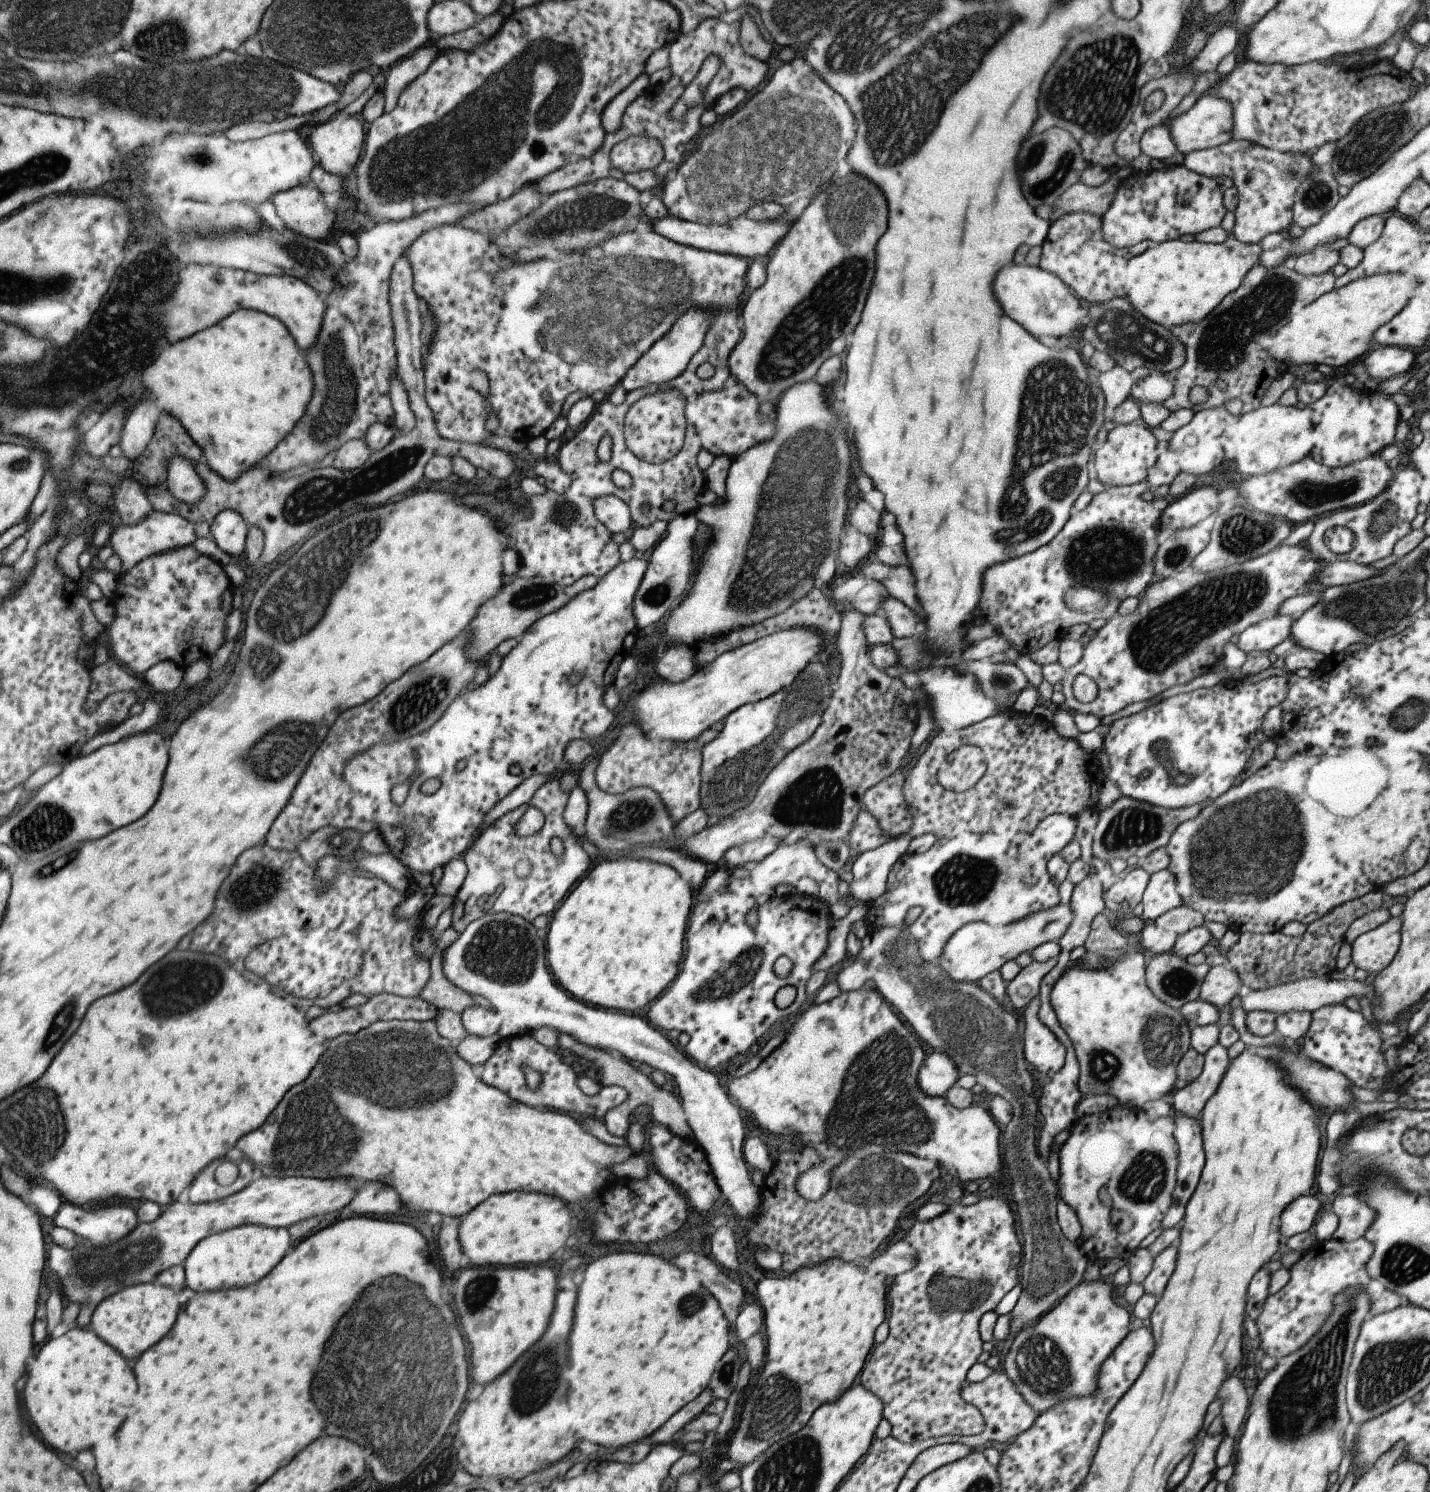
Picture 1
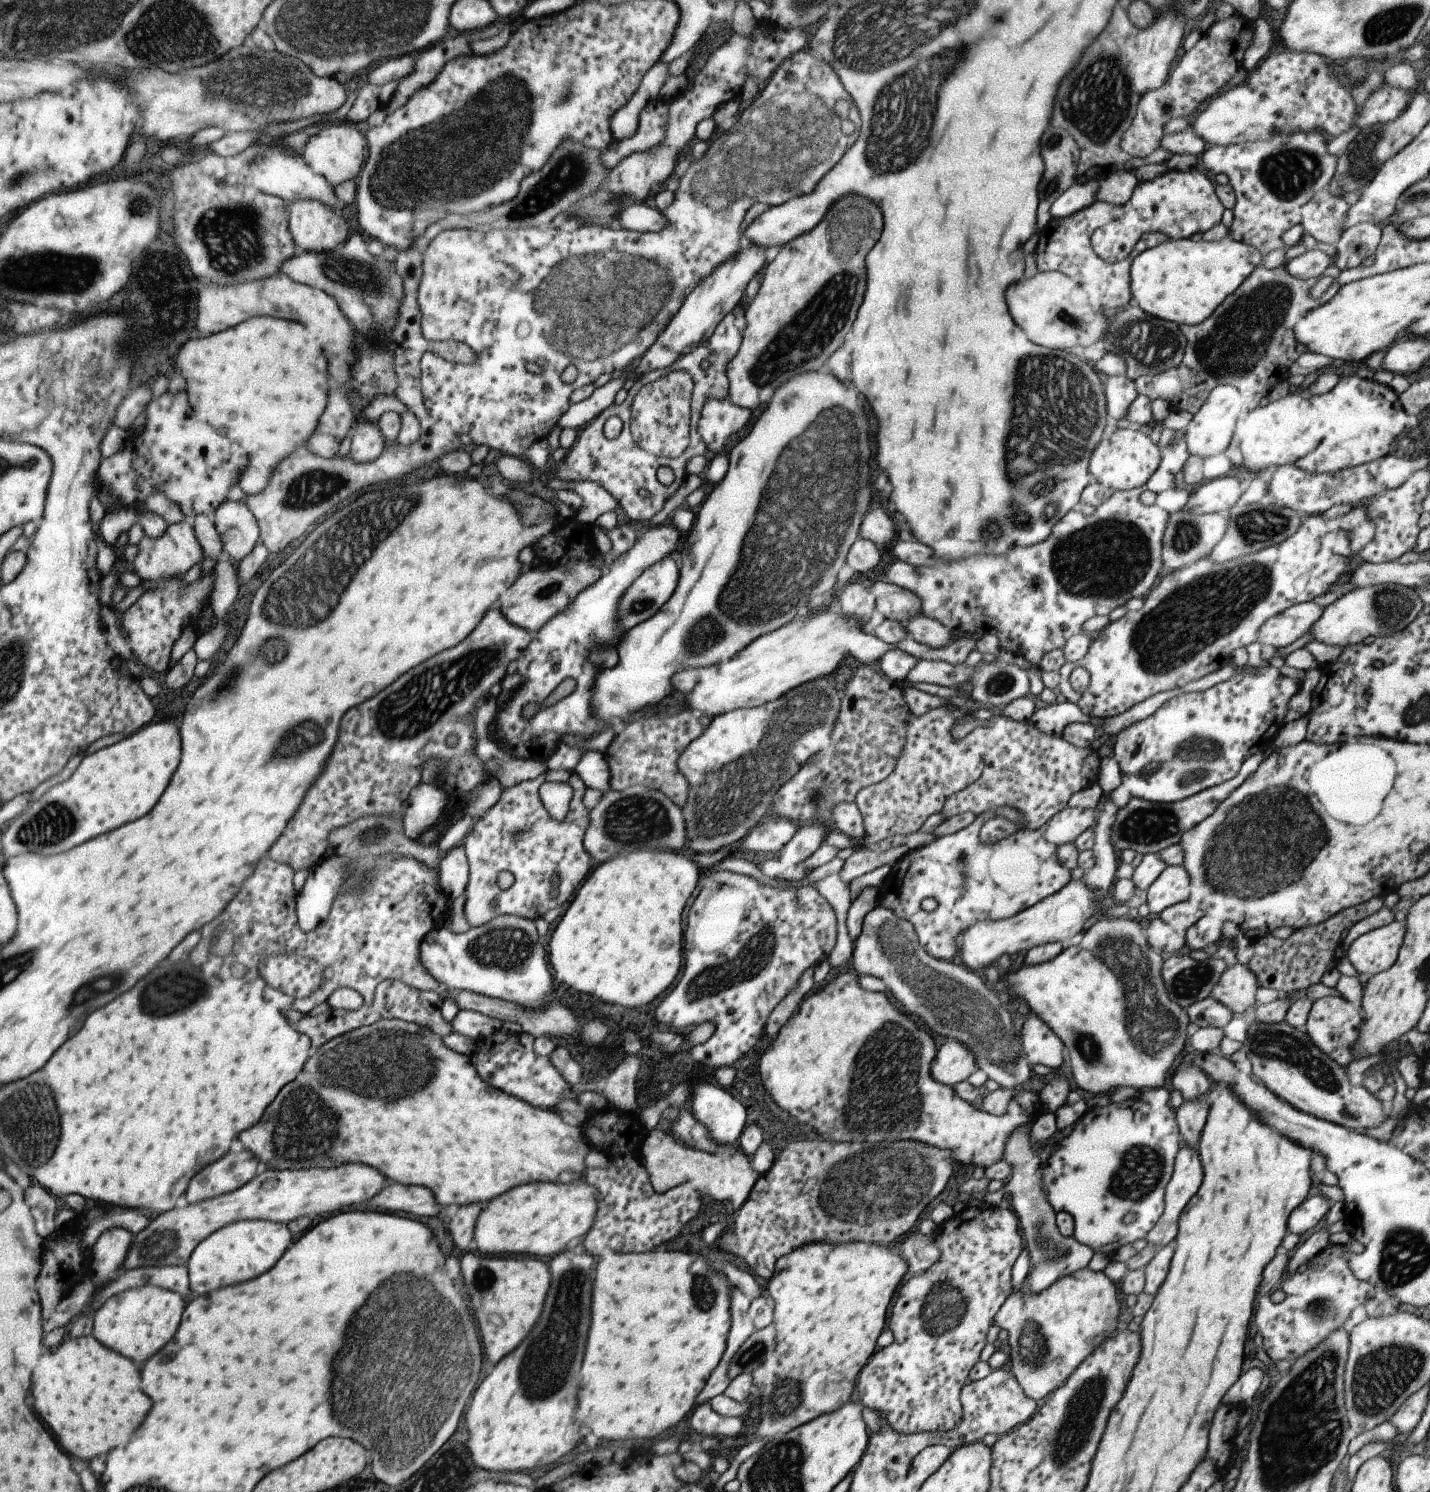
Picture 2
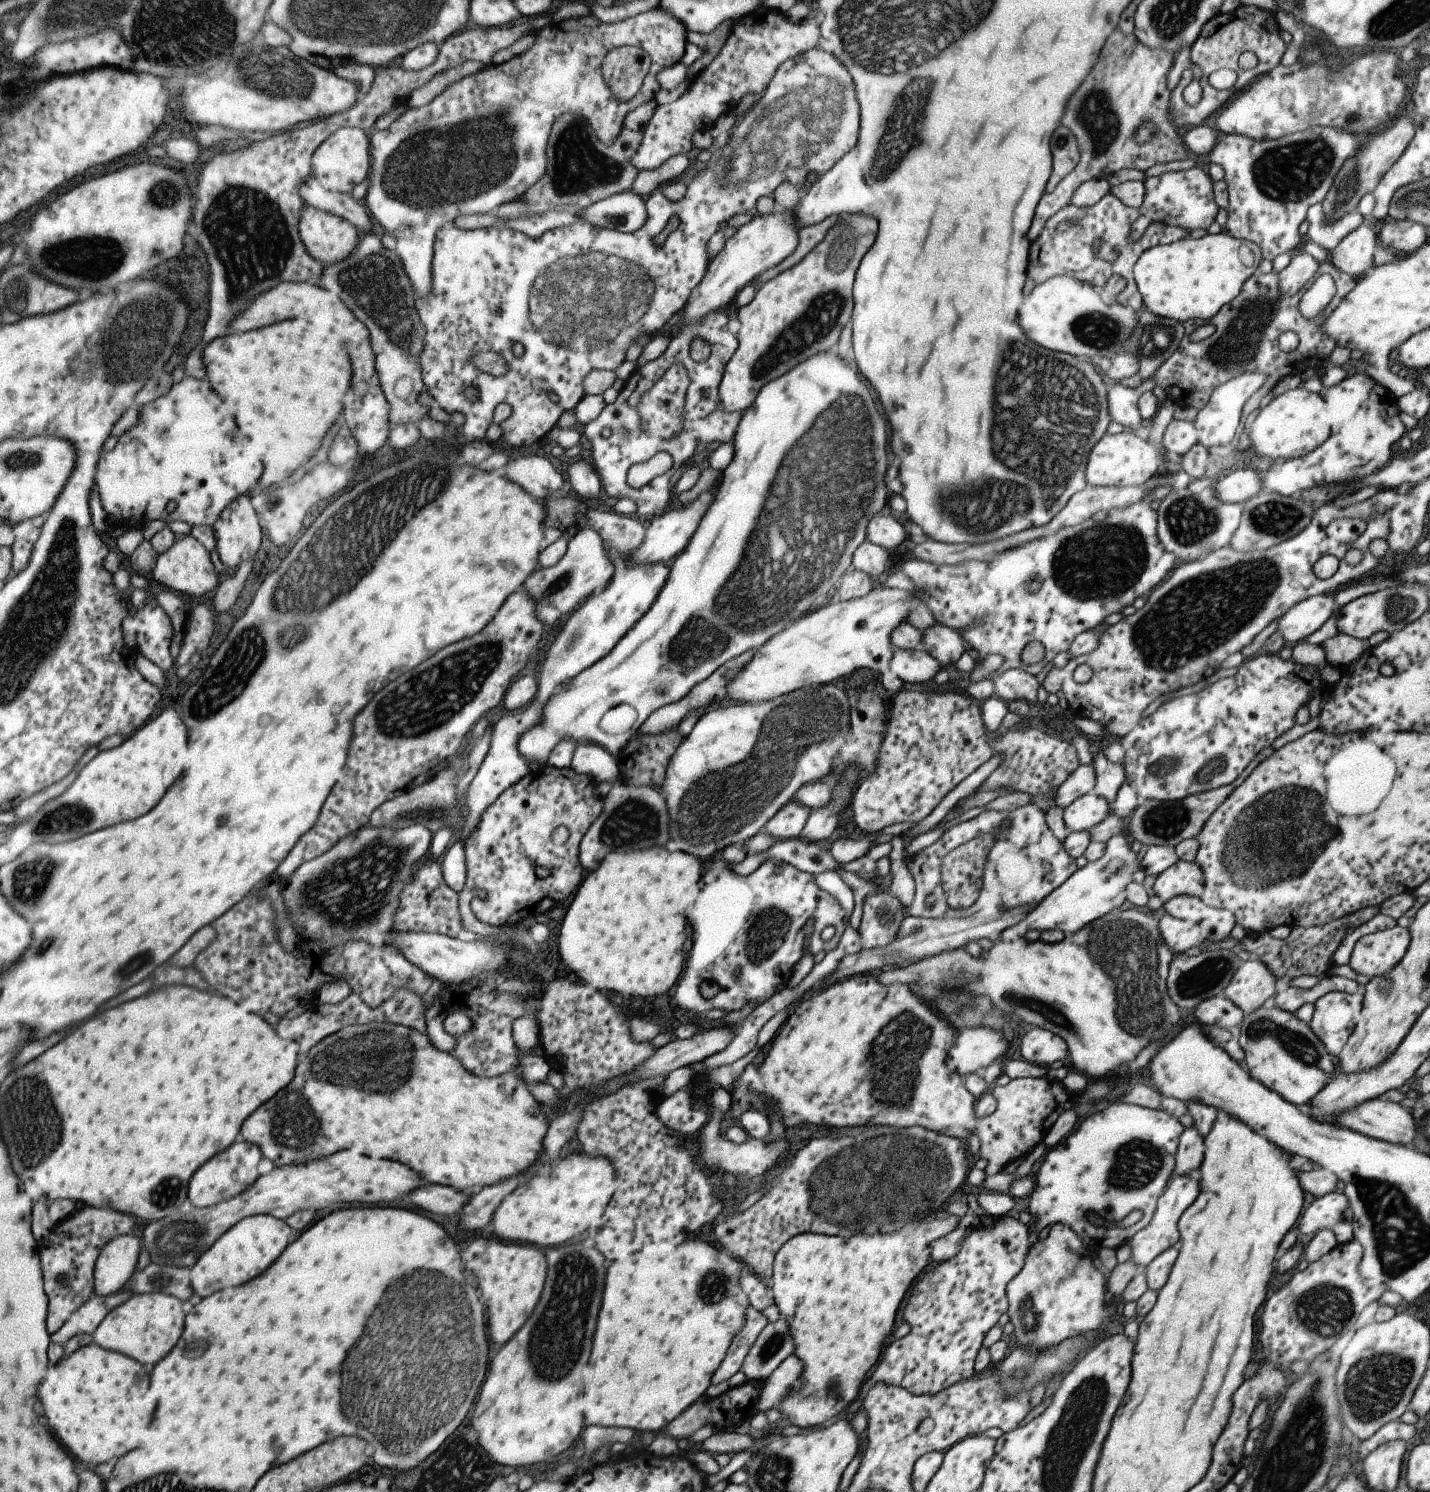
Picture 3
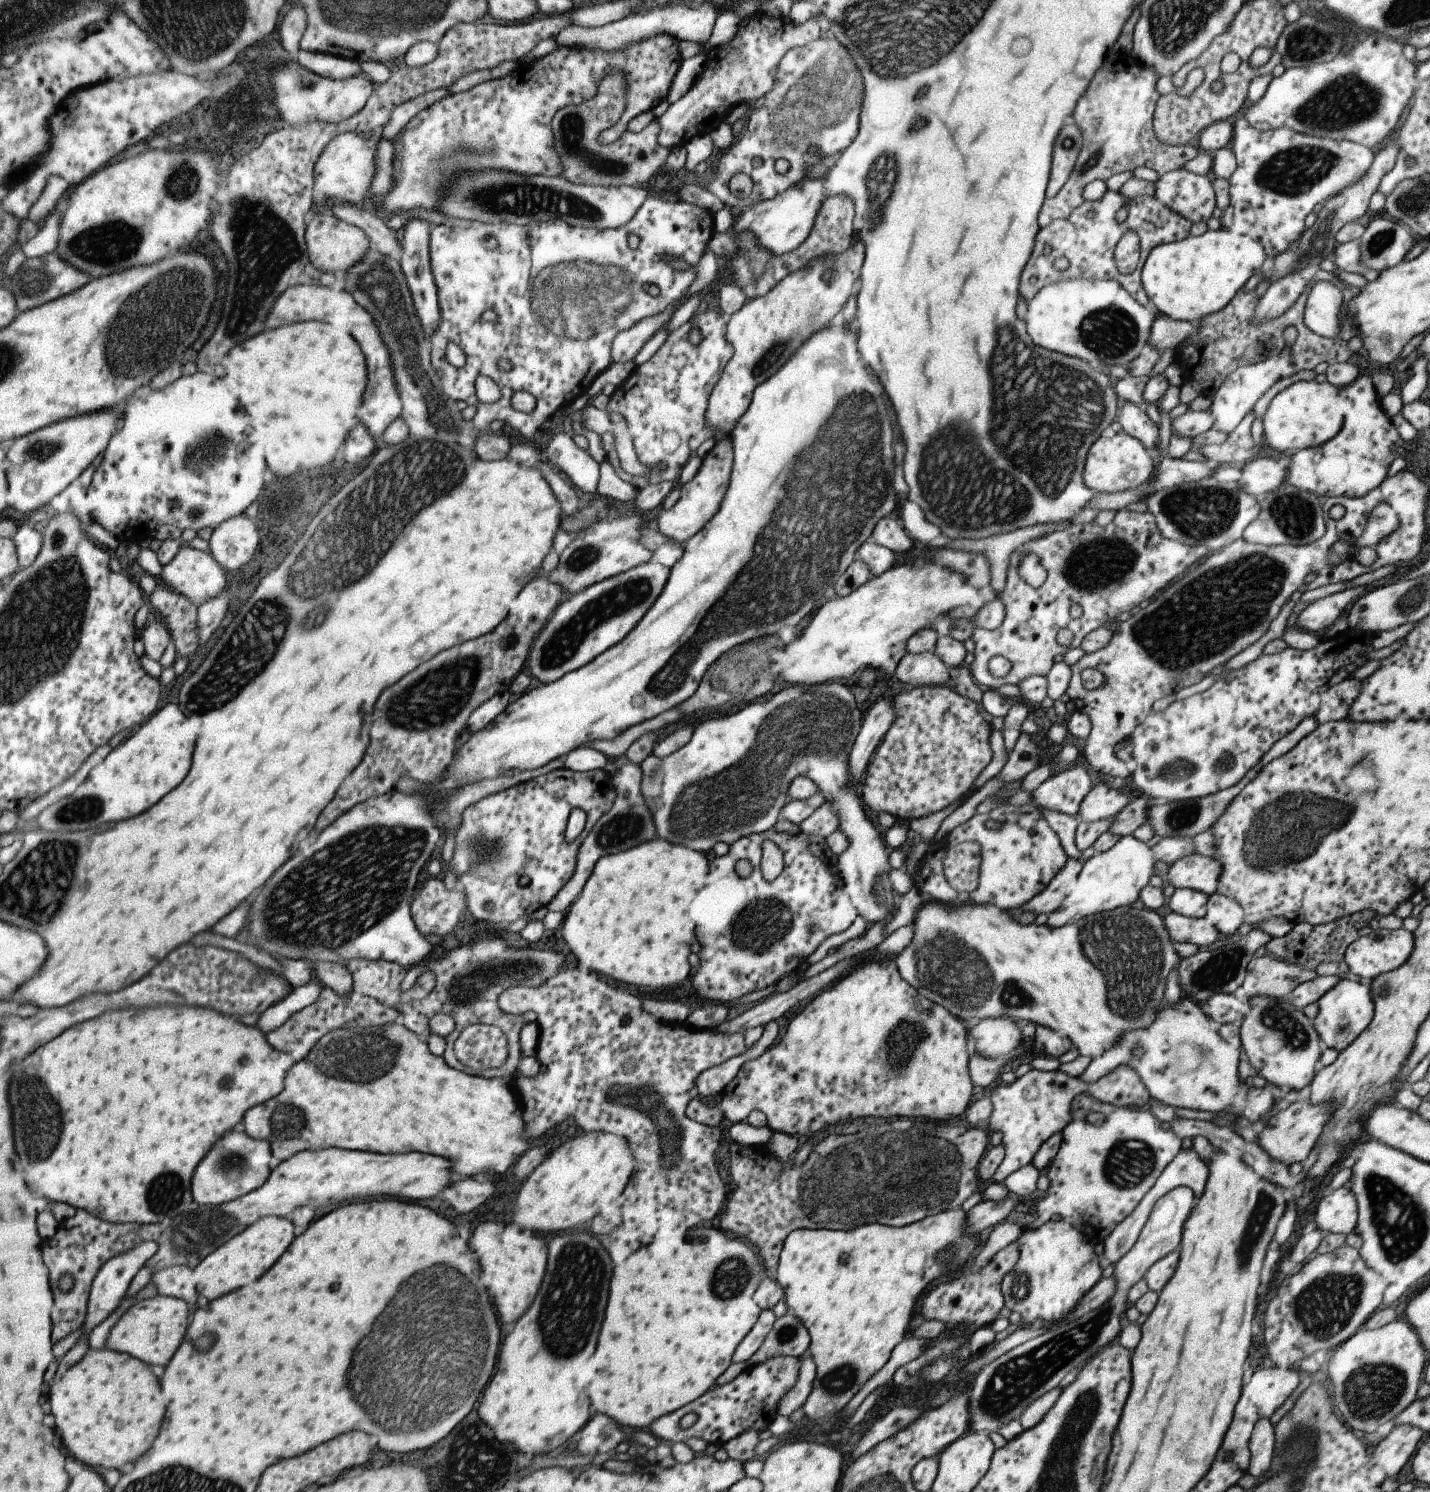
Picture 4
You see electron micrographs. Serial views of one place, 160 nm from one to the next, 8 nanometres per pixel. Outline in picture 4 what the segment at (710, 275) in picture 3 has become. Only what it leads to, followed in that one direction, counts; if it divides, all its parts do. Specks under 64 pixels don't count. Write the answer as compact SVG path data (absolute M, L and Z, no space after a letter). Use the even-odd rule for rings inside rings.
M825 176L819 178L804 177L799 185L786 188L782 193L776 194L772 199L759 201L751 205L749 210L741 214L741 217L730 230L725 233L712 232L707 241L706 248L715 256L728 256L736 249L732 236L739 231L751 231L758 243L773 254L780 255L794 248L808 235L814 223L817 211L826 194L824 191Z

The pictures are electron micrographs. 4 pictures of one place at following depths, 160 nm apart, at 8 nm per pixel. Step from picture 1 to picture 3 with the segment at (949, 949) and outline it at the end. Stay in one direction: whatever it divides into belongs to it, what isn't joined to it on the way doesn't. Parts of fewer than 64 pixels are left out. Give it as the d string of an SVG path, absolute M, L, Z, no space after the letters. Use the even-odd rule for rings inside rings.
M1125 833L1113 835L1105 843L1105 854L1082 867L1052 890L1037 906L1026 914L1022 921L1006 928L1001 939L1023 937L1027 930L1061 930L1065 935L1073 934L1084 924L1126 905L1125 886L1131 882L1131 874L1139 869L1137 855L1131 851L1130 841Z

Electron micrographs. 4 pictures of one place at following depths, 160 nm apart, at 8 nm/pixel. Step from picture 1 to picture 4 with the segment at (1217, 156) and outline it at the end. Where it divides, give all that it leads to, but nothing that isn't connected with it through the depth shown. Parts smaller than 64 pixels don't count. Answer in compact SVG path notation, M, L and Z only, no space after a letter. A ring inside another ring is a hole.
M1237 118L1232 129L1233 136L1228 146L1236 160L1236 167L1228 178L1229 204L1222 210L1220 226L1235 235L1251 237L1262 246L1264 255L1269 258L1277 256L1299 238L1304 231L1303 219L1315 204L1323 203L1357 182L1367 172L1373 160L1374 151L1346 140L1312 137L1285 127L1259 132L1249 126L1244 118Z

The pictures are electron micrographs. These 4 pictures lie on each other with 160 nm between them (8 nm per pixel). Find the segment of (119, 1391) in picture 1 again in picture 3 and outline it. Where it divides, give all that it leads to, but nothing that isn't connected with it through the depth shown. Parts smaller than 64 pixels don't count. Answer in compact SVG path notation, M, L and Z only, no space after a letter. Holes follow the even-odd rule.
M93 1342L57 1366L49 1366L47 1380L43 1380L43 1388L39 1388L39 1398L63 1446L81 1462L105 1464L135 1450L151 1426L157 1406L145 1398L151 1388L149 1384L151 1374L143 1364Z

